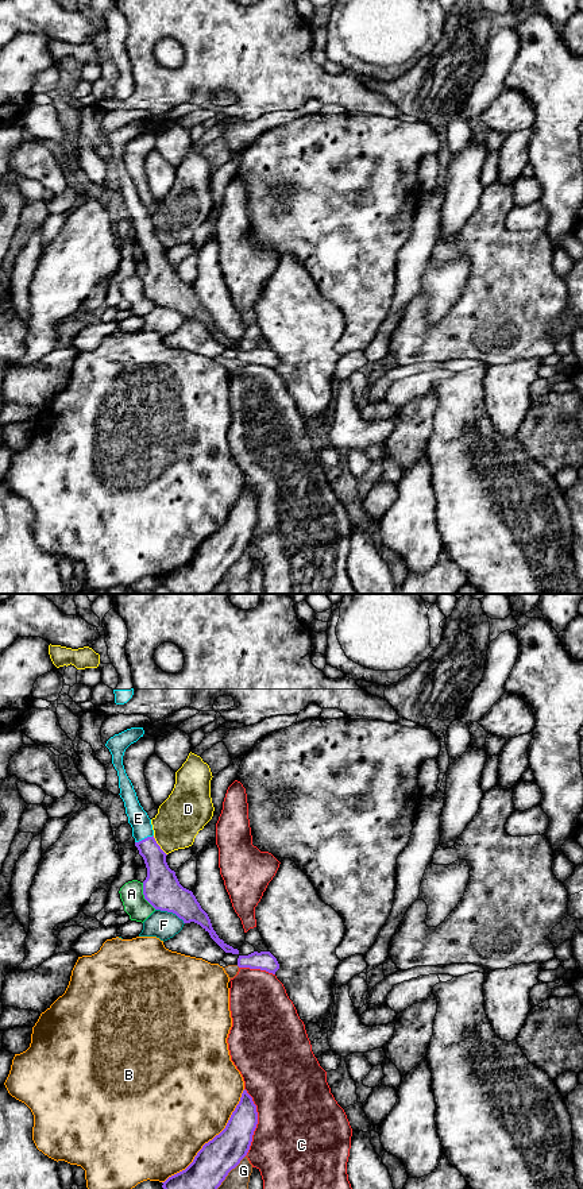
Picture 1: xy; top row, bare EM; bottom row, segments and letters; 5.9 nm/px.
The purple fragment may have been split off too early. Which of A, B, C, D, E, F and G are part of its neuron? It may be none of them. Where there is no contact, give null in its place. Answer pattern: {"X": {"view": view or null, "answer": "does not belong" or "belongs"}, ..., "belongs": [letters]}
{"A": {"view": "xy", "answer": "does not belong"}, "B": {"view": "xy", "answer": "does not belong"}, "C": {"view": "xy", "answer": "does not belong"}, "D": {"view": "xy", "answer": "does not belong"}, "E": {"view": "xy", "answer": "belongs"}, "F": {"view": "xy", "answer": "does not belong"}, "G": {"view": "xy", "answer": "does not belong"}, "belongs": ["E"]}

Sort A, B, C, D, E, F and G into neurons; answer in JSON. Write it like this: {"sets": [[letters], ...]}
{"sets": [["A"], ["B"], ["C"], ["D"], ["E"], ["F"], ["G"]]}

